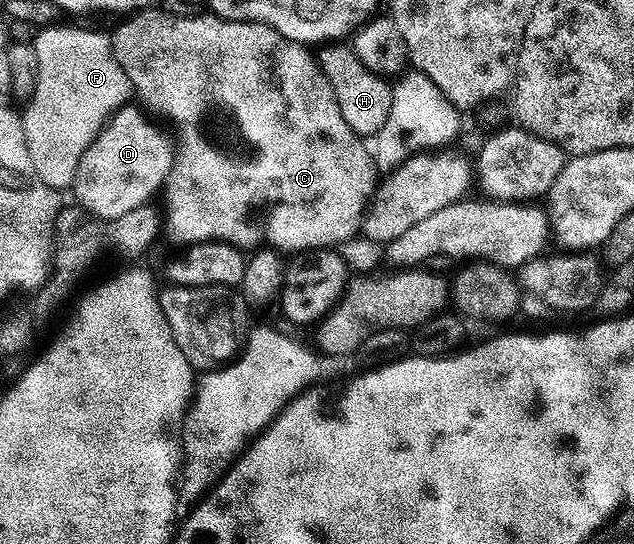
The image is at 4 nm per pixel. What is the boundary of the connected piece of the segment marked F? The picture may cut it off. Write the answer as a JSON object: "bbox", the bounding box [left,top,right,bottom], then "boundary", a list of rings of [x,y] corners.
{"bbox":[21,25,133,192],"boundary":[[[63,25],[40,29],[35,35],[33,45],[37,52],[37,84],[33,96],[26,99],[27,111],[21,114],[25,144],[35,174],[49,188],[60,192],[66,191],[66,186],[68,189],[74,183],[77,164],[85,148],[93,144],[111,115],[128,105],[133,98],[131,81],[129,76],[125,76],[125,68],[117,64],[117,56],[113,56],[110,37],[99,30]]]}

